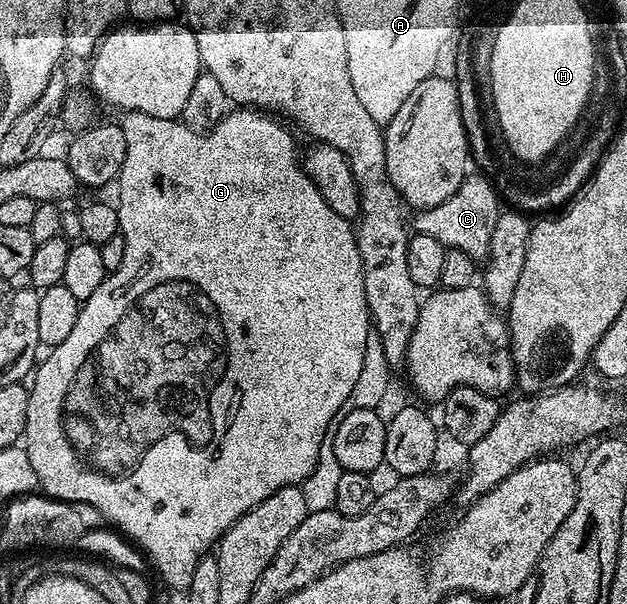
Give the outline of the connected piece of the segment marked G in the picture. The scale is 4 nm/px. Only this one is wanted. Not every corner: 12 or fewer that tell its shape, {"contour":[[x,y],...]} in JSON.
{"contour":[[126,112],[38,486],[166,584],[316,467],[354,226],[276,116]]}

